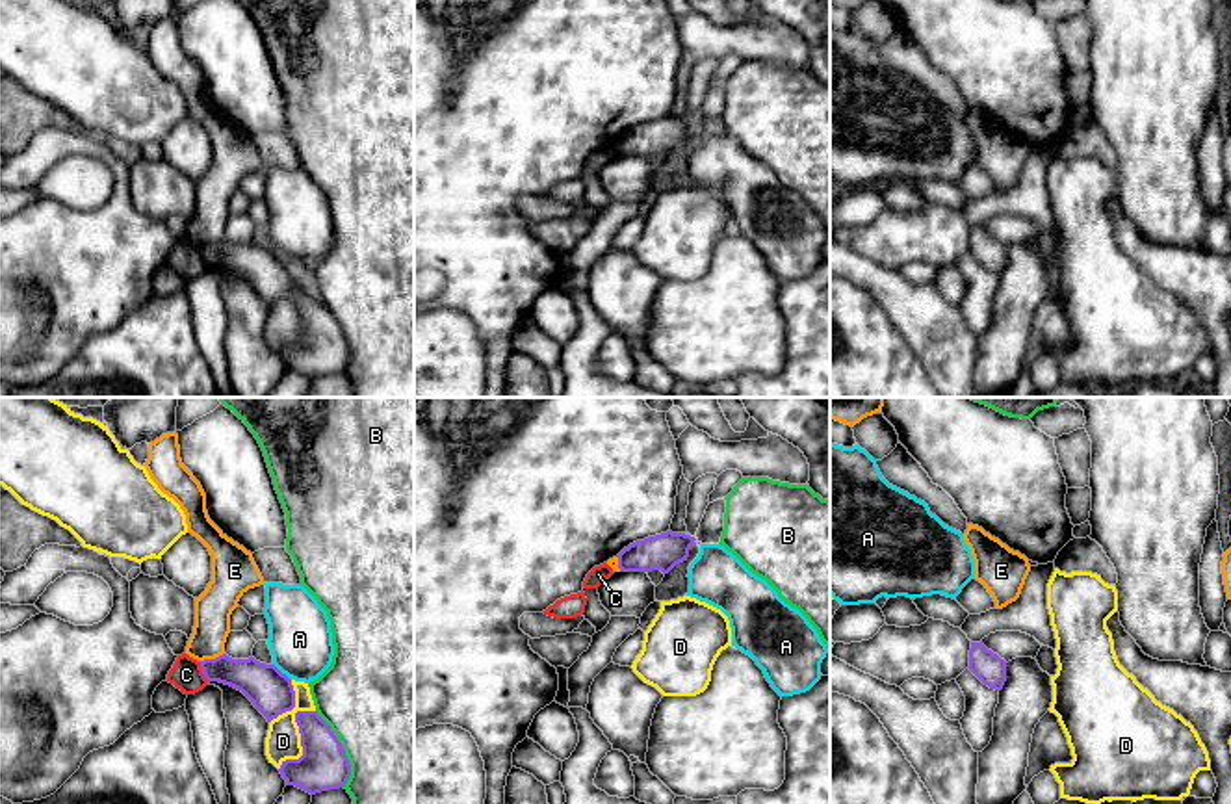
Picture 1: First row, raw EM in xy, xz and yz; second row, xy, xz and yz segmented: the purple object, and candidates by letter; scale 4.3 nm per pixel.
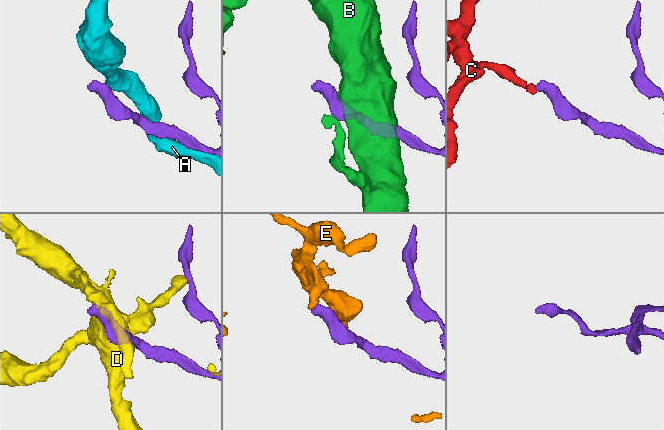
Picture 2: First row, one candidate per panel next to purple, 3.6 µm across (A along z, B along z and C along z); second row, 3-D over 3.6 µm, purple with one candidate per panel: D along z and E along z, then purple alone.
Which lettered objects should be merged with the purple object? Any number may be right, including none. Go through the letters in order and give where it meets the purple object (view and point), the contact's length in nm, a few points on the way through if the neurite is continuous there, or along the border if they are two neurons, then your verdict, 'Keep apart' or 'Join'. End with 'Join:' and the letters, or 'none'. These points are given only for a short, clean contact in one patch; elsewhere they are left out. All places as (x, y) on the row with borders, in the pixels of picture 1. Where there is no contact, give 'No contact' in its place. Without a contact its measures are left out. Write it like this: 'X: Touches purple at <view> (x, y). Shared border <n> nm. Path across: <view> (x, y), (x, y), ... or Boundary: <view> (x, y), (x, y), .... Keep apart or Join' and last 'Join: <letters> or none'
A: Touches purple at xy (279, 671). Shared border 100 nm. Boundary: xy (273, 663), (288, 678). Keep apart
B: Touches purple at xy (342, 749). Shared border 360 nm. Keep apart
C: Touches purple at xy (203, 673). Shared border 100 nm. Boundary: xy (199, 661), (201, 673), (208, 682). Keep apart
D: Touches purple at xy (301, 738). Shared border 300 nm. Keep apart
E: Touches purple at xy (212, 660). Shared border 110 nm. Boundary: xy (223, 652), (201, 661). Keep apart
Join: none

